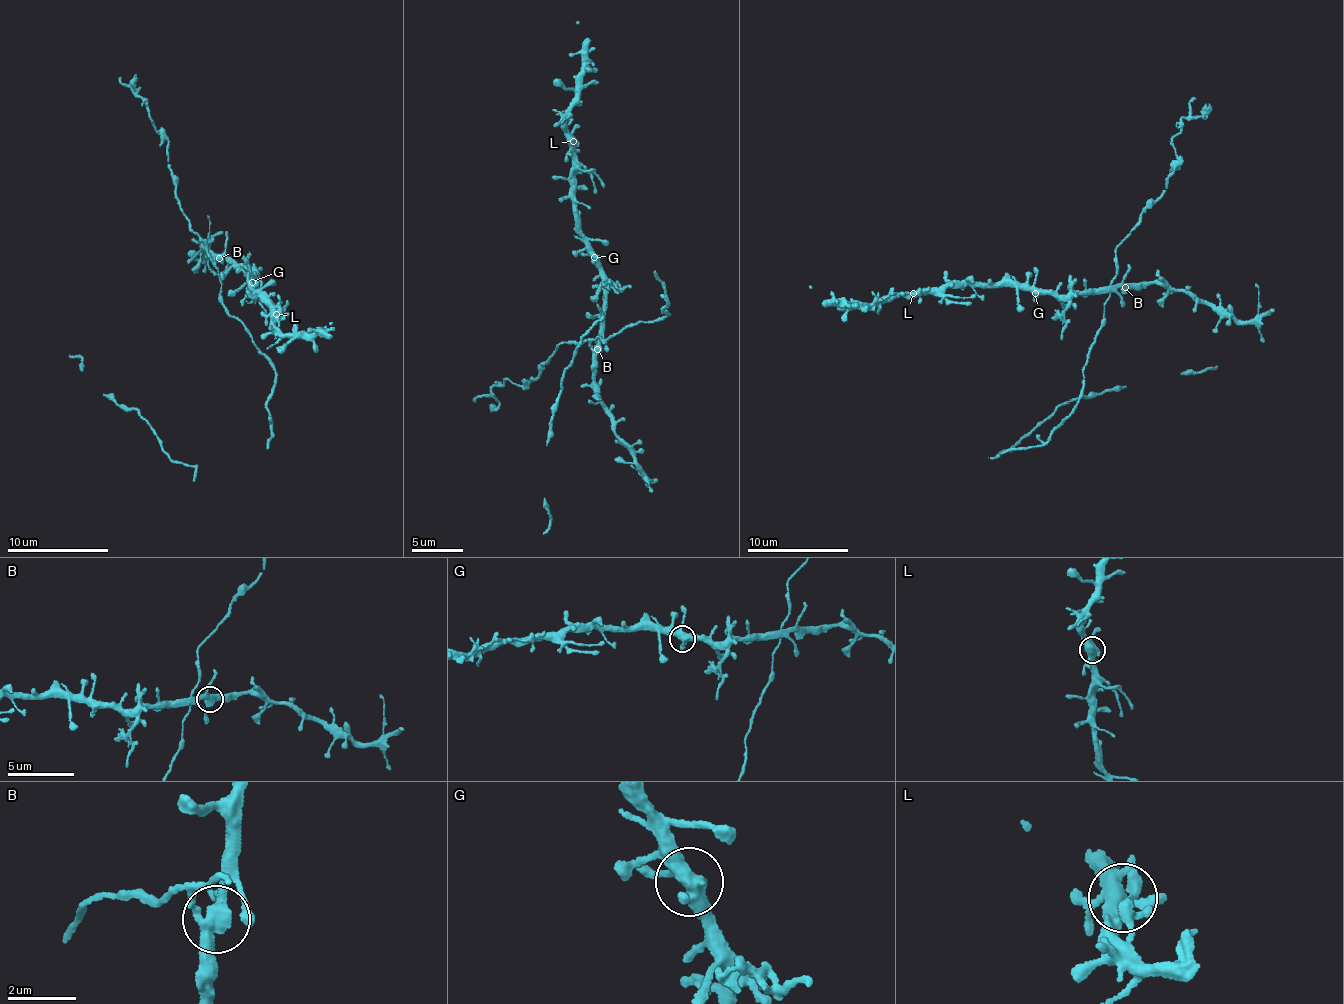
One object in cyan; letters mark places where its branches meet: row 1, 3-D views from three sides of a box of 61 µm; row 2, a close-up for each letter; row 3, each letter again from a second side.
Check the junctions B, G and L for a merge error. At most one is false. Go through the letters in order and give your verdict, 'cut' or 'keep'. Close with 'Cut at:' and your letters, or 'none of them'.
B: keep
G: keep
L: keep
Cut at: none of them

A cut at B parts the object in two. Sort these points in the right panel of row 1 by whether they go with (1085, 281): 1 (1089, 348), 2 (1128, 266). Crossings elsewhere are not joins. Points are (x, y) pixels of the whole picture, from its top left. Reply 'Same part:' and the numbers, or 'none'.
Same part: 2

